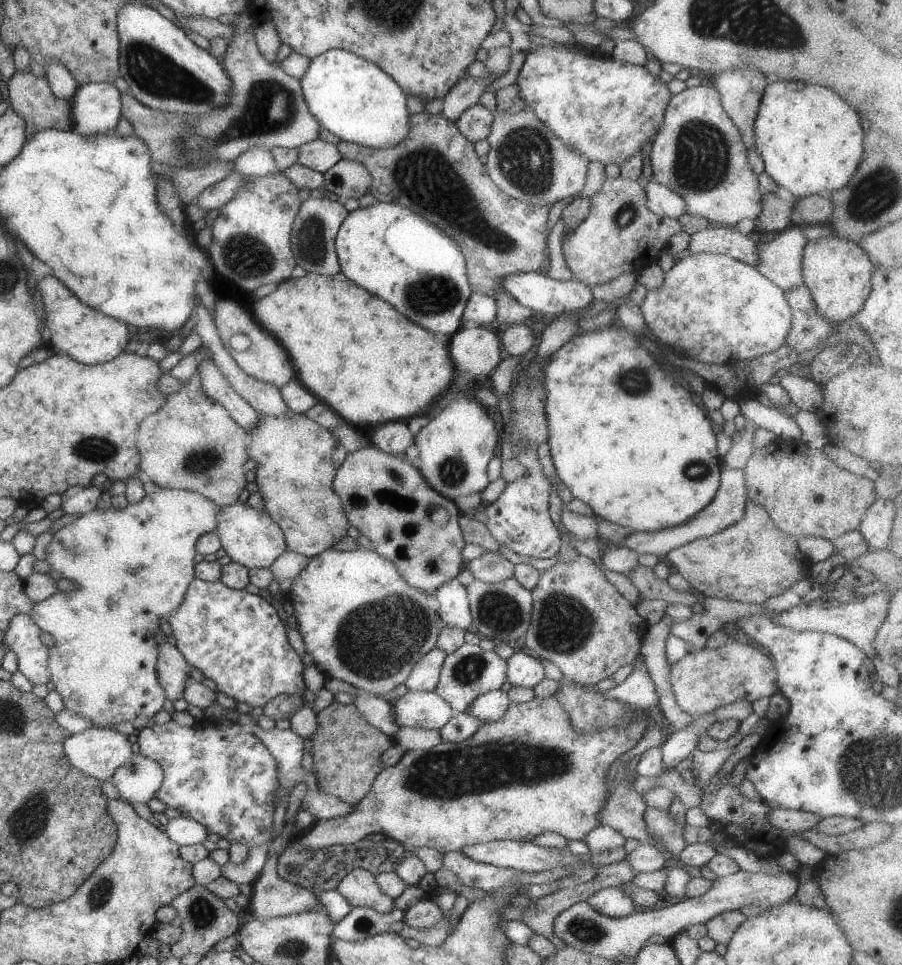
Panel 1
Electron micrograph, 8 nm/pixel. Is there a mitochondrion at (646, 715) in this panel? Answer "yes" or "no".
no

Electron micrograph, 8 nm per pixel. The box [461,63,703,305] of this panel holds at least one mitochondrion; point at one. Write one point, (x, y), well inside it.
(524, 158)

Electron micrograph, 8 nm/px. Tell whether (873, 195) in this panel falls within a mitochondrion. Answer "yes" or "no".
yes

